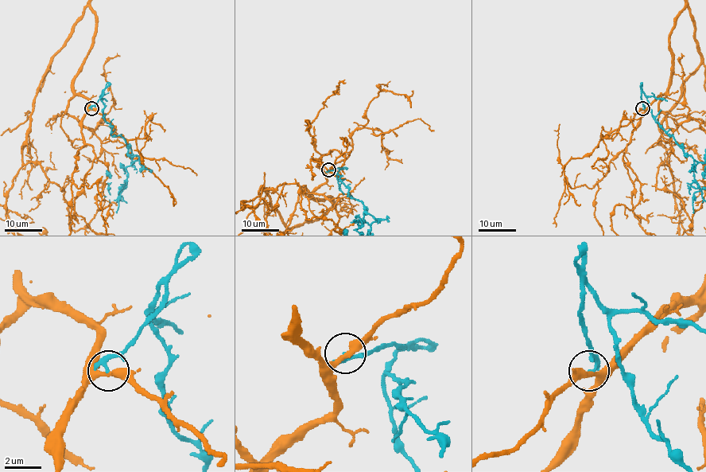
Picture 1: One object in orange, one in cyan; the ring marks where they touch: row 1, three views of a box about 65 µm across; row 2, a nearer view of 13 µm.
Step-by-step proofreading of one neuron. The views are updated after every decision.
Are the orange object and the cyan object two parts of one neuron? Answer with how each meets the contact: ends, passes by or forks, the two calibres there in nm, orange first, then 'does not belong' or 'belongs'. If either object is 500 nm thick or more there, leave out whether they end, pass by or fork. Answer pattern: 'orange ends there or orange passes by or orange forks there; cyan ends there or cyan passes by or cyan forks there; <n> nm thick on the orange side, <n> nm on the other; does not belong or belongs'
orange passes by; cyan ends there; 340 nm thick on the orange side, 190 nm on the other; does not belong

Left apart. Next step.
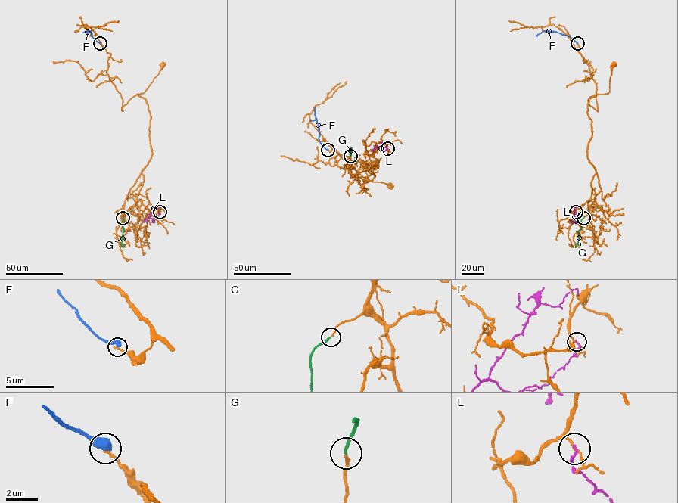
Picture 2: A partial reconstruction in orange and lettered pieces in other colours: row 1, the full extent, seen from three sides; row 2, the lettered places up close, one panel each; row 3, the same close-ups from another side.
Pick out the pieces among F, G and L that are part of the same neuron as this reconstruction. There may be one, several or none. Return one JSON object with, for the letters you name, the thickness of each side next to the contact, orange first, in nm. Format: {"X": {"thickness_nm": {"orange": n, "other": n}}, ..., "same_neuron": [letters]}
{"G": {"thickness_nm": {"orange": 180, "other": 180}}, "same_neuron": ["G"]}

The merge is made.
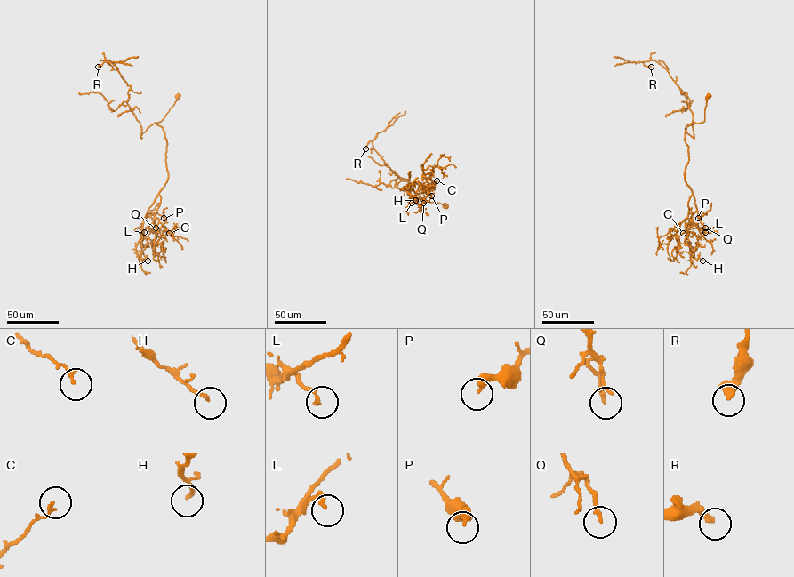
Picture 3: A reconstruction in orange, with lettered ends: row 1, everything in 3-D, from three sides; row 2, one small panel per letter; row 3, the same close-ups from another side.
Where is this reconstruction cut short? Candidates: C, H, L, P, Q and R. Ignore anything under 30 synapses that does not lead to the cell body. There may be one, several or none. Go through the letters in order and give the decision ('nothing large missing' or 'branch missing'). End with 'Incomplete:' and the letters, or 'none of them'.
C: nothing large missing
H: nothing large missing
L: nothing large missing
P: nothing large missing
Q: nothing large missing
R: nothing large missing
Incomplete: none of them

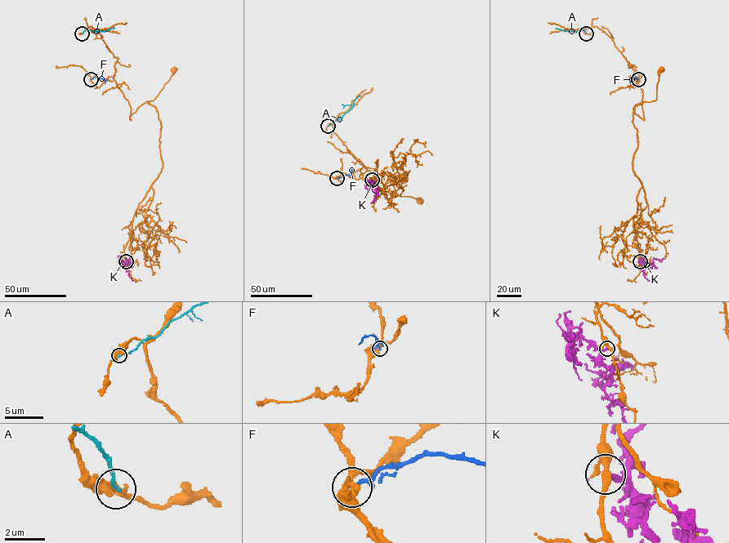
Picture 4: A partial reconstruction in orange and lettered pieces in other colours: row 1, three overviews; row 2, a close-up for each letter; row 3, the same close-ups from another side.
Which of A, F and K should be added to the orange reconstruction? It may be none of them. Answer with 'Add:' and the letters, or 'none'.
Add: none

